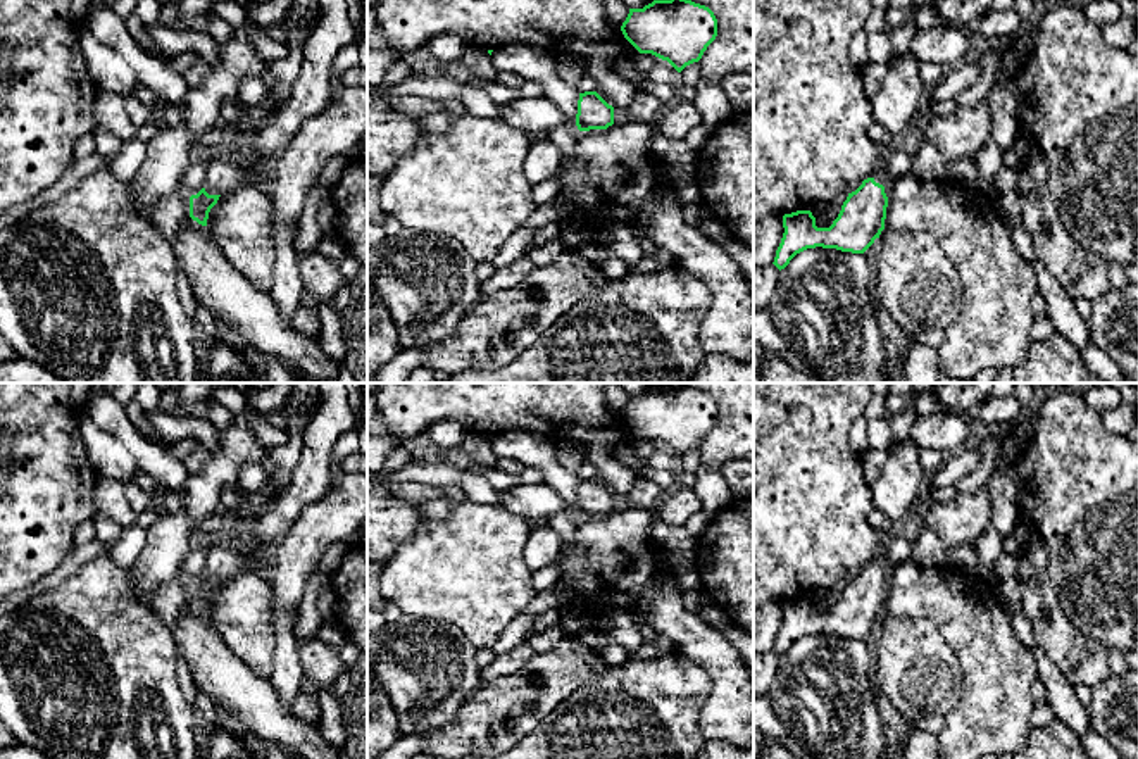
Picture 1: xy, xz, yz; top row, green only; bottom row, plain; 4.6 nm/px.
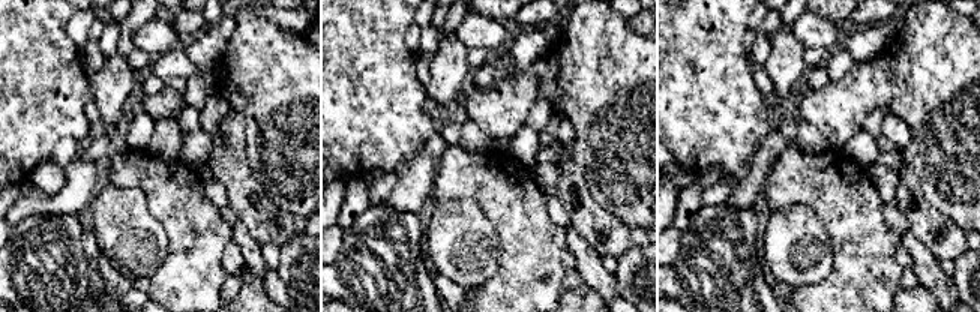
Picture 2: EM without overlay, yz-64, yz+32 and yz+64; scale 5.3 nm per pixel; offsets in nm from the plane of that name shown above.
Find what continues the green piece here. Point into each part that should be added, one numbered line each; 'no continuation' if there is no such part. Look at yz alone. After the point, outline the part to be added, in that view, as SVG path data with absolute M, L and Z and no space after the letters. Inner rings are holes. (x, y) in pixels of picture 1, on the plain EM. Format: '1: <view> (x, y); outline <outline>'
1: yz (881, 563); outline M883 549L883 550L878 554L878 557L874 559L872 564L874 564L876 569L879 569L879 571L885 573L885 580L886 580L886 583L890 583L890 574L891 574L891 571L893 571L893 566L891 566L891 562L888 561L886 549Z

